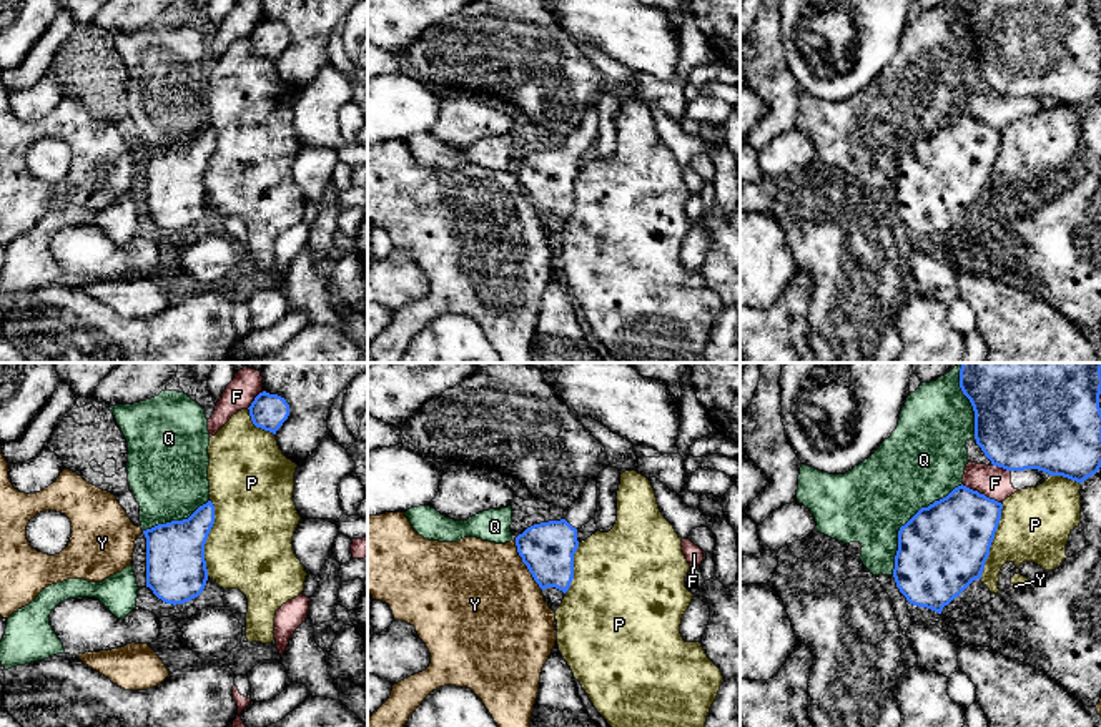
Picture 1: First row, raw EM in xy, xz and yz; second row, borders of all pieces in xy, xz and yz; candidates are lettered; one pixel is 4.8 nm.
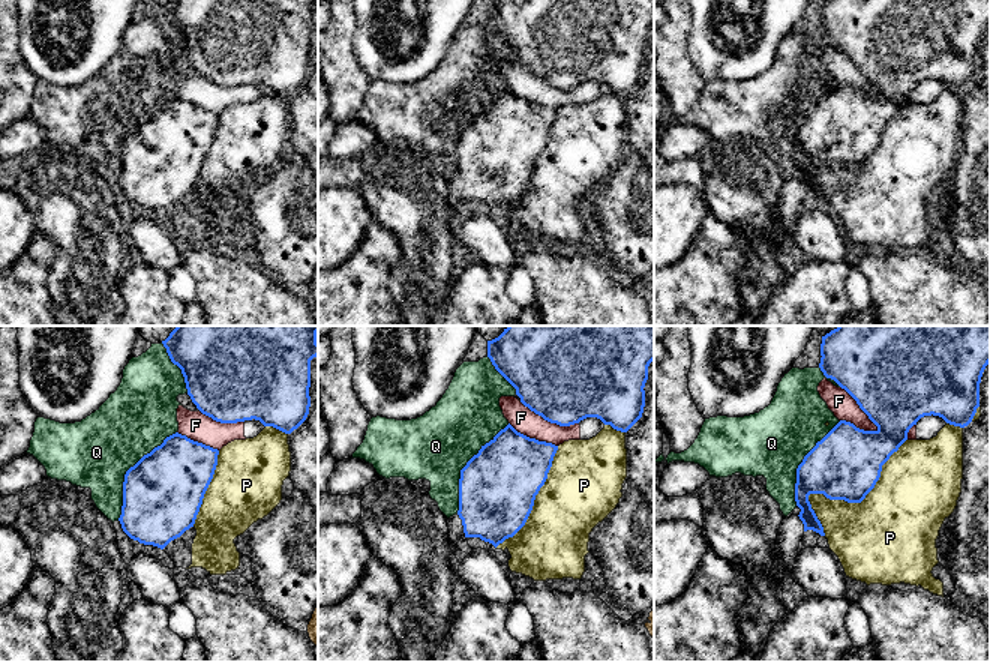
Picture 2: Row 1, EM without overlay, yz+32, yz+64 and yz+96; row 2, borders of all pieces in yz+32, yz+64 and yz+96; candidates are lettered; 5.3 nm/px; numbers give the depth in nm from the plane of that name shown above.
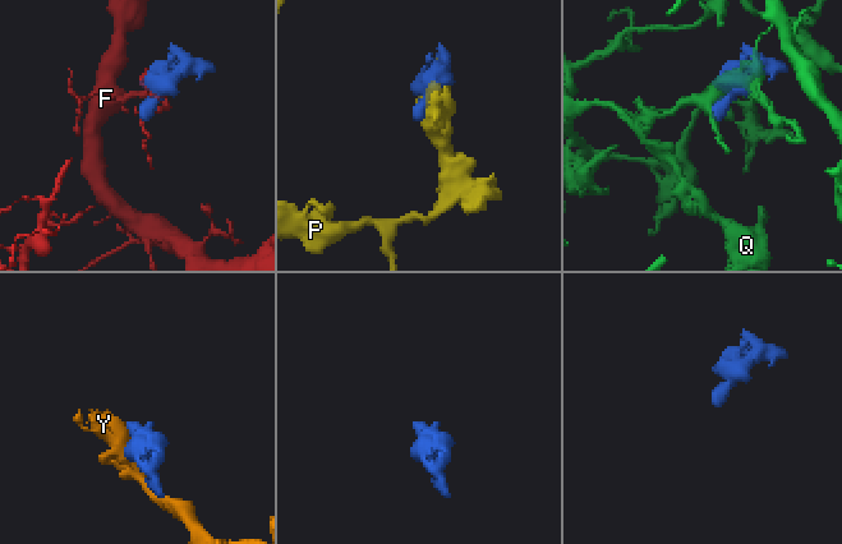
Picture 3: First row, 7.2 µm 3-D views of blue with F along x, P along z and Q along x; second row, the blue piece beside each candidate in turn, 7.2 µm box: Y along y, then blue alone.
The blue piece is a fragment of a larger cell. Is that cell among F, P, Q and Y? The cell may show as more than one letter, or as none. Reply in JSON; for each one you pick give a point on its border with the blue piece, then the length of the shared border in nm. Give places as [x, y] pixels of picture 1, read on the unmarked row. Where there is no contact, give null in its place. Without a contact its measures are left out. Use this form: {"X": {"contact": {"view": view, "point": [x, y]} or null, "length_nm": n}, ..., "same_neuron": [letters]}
{"same_neuron": []}

